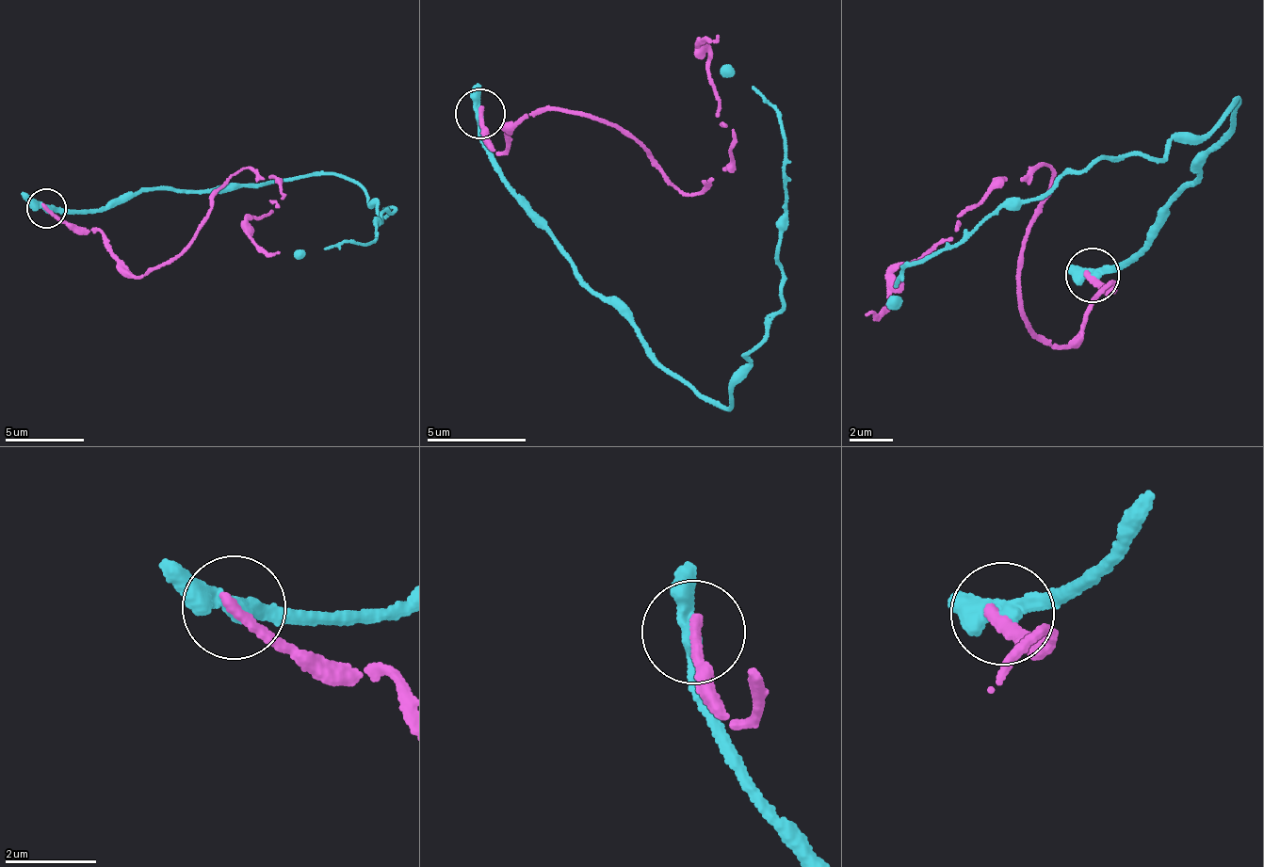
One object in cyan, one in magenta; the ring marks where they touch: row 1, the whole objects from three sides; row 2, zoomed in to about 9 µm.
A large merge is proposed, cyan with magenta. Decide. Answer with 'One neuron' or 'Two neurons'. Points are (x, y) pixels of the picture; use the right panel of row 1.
Two neurons

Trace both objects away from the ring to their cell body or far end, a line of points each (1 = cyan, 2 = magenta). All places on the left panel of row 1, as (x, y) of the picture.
1: (45, 209), (323, 172), (354, 184), (381, 217), (388, 205), (395, 213), (371, 218), (376, 241), (293, 254)
2: (49, 209), (135, 277), (166, 266), (210, 195), (251, 166), (282, 195), (253, 239), (280, 254)

